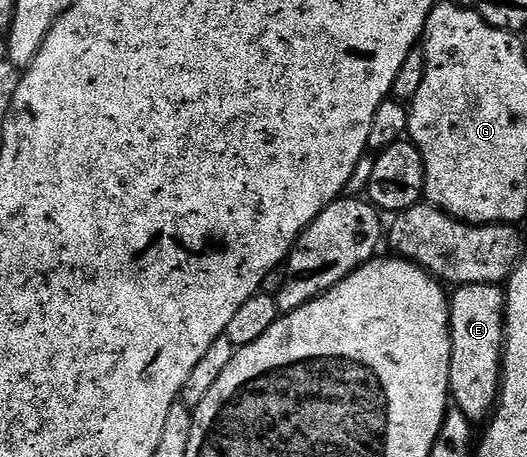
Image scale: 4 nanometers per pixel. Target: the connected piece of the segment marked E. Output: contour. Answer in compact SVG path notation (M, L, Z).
M495 283L457 286L448 304L448 328L452 334L448 389L455 410L473 421L487 420L497 406L500 369L504 357L505 292Z

